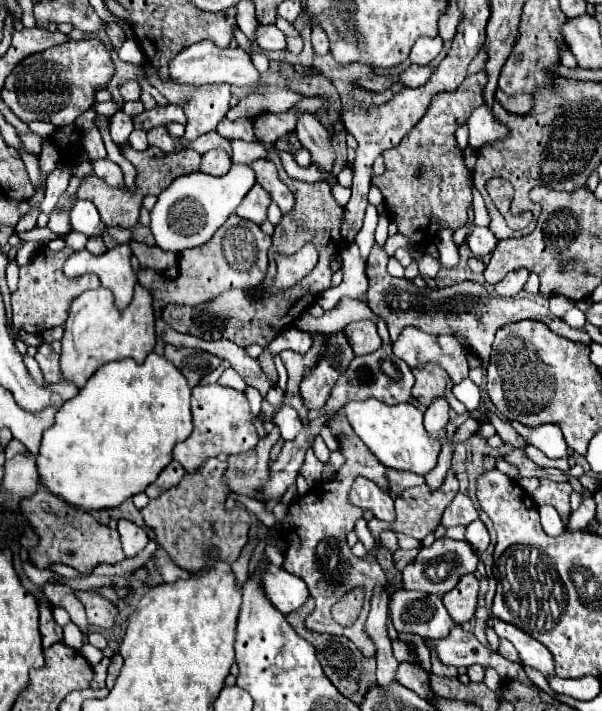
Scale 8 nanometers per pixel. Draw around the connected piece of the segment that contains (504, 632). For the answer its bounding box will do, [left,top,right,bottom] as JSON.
[492,618,556,680]

